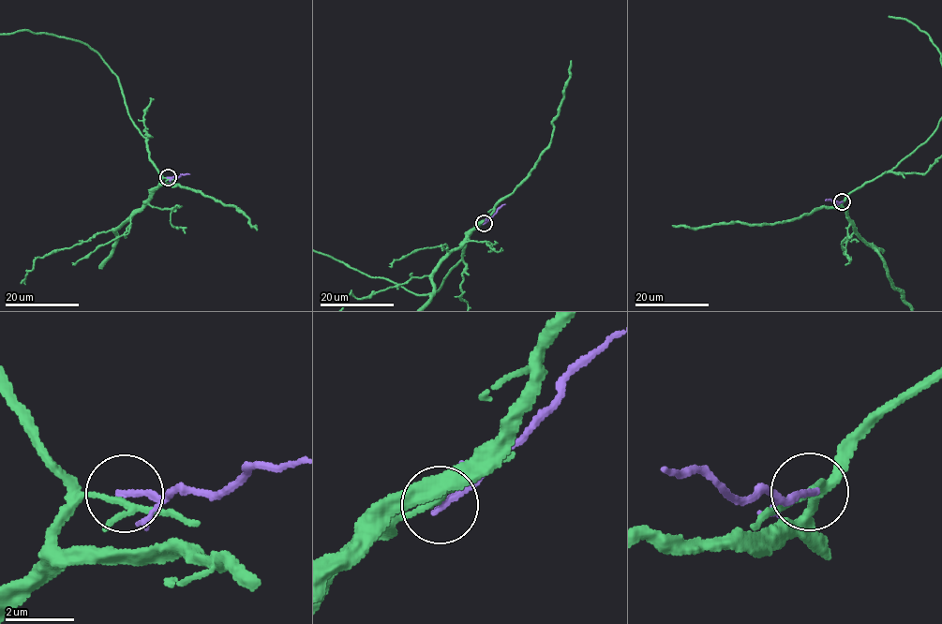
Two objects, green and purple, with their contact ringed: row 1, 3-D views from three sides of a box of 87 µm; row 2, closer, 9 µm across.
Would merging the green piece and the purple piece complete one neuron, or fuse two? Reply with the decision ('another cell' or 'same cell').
another cell

